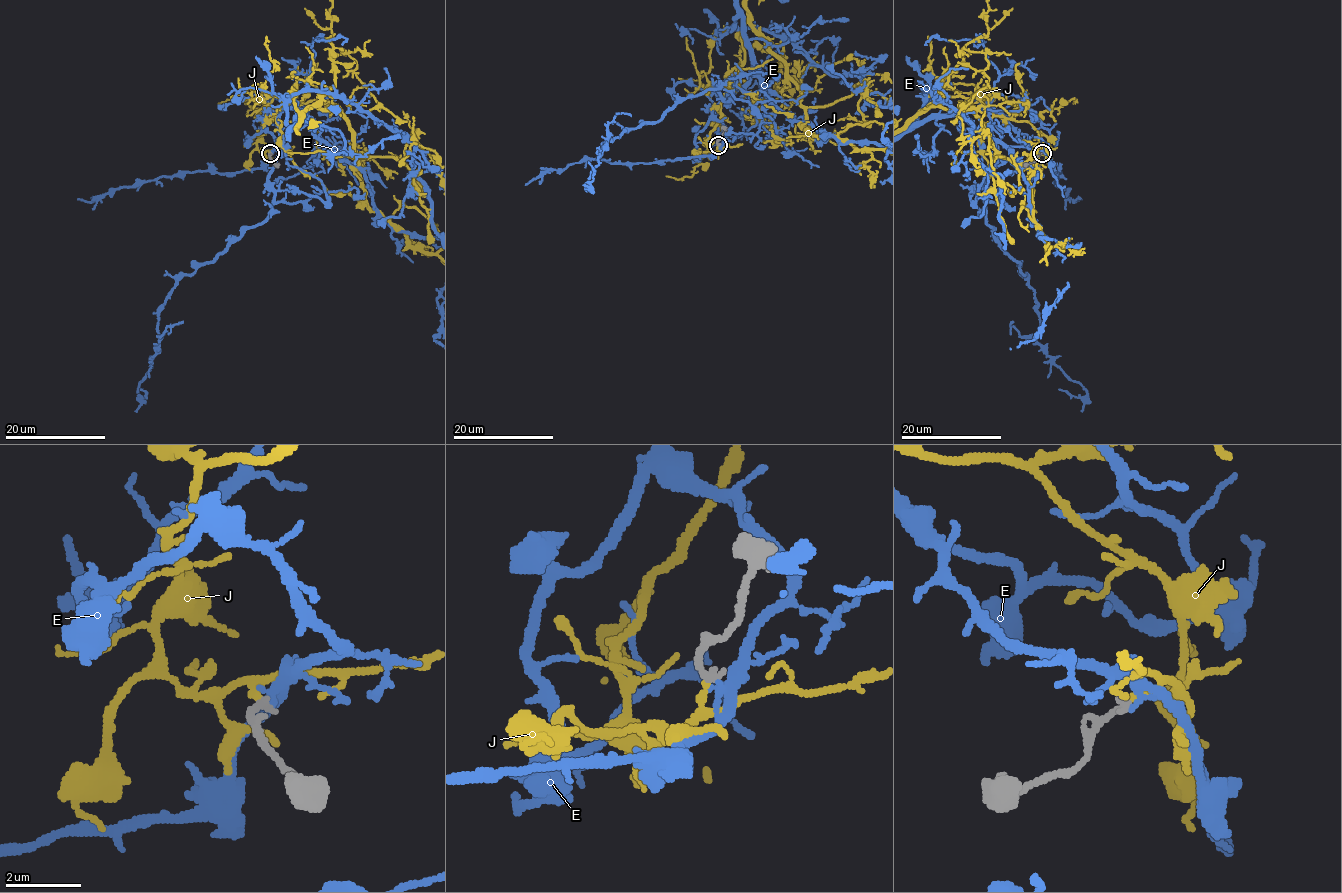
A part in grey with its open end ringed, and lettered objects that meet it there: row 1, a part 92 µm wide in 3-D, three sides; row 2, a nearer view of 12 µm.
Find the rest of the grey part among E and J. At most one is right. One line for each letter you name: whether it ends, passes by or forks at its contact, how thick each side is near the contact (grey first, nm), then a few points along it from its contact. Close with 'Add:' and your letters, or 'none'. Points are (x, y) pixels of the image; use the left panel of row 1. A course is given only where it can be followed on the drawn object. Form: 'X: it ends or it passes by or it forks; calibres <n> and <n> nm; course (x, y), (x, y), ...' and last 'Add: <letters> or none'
J: it passes by; calibres 200 and 120 nm
Add: J

